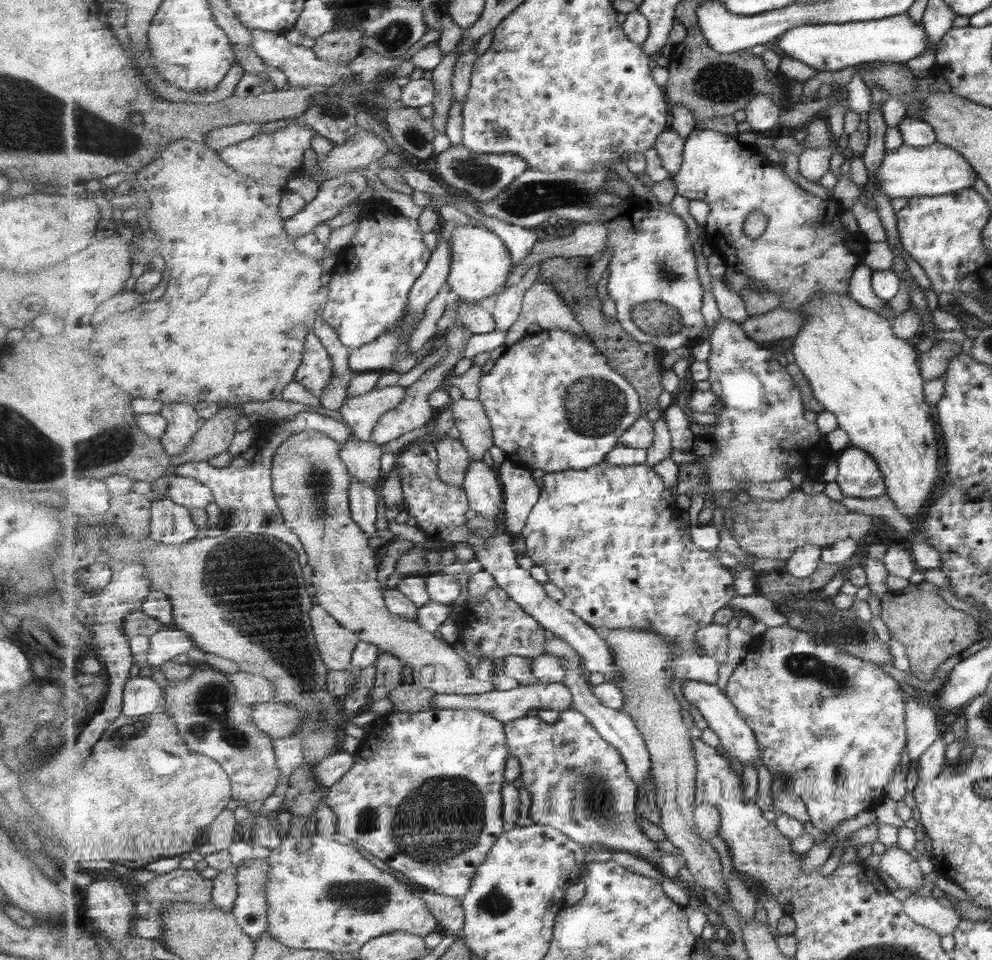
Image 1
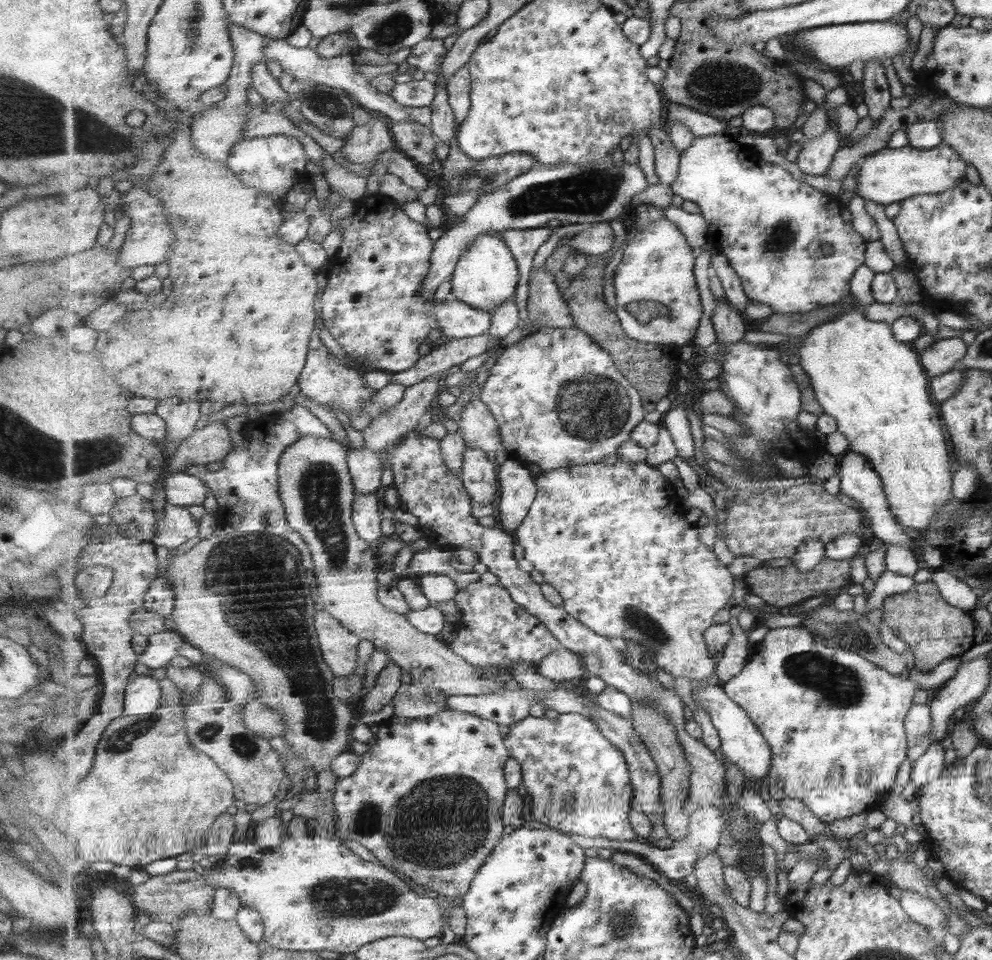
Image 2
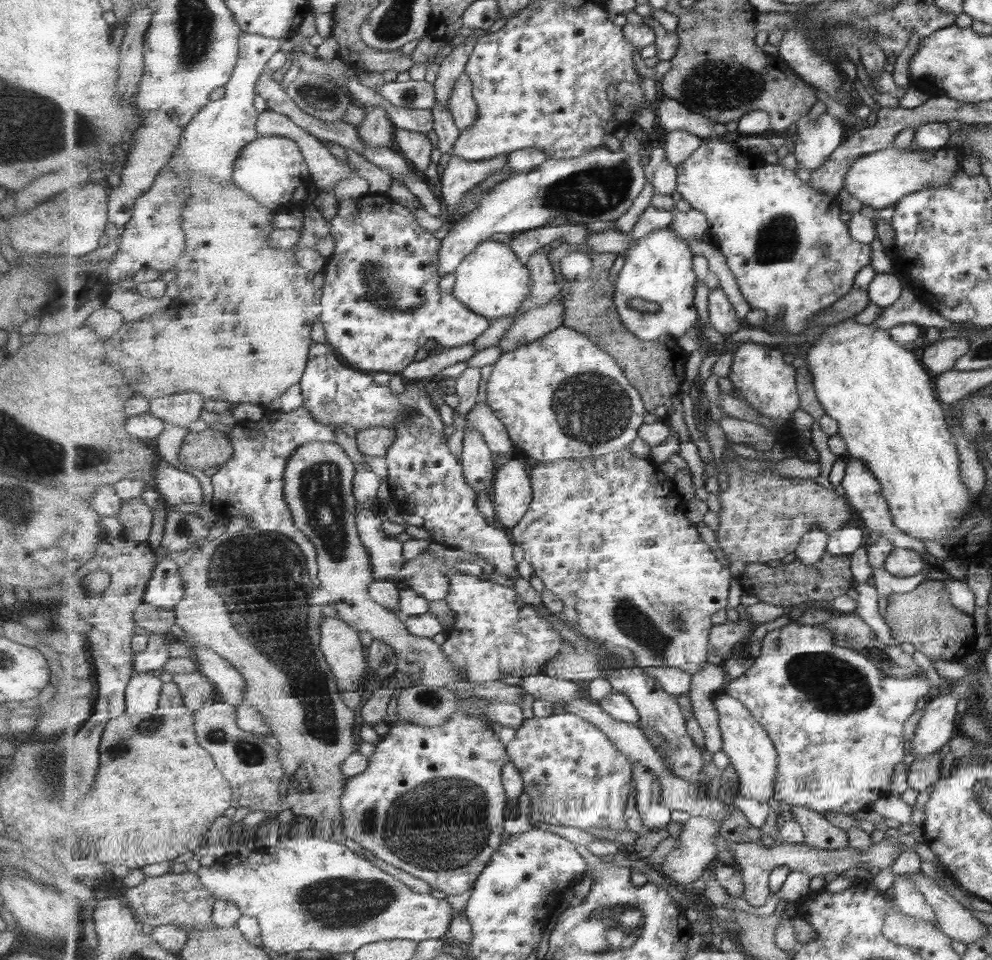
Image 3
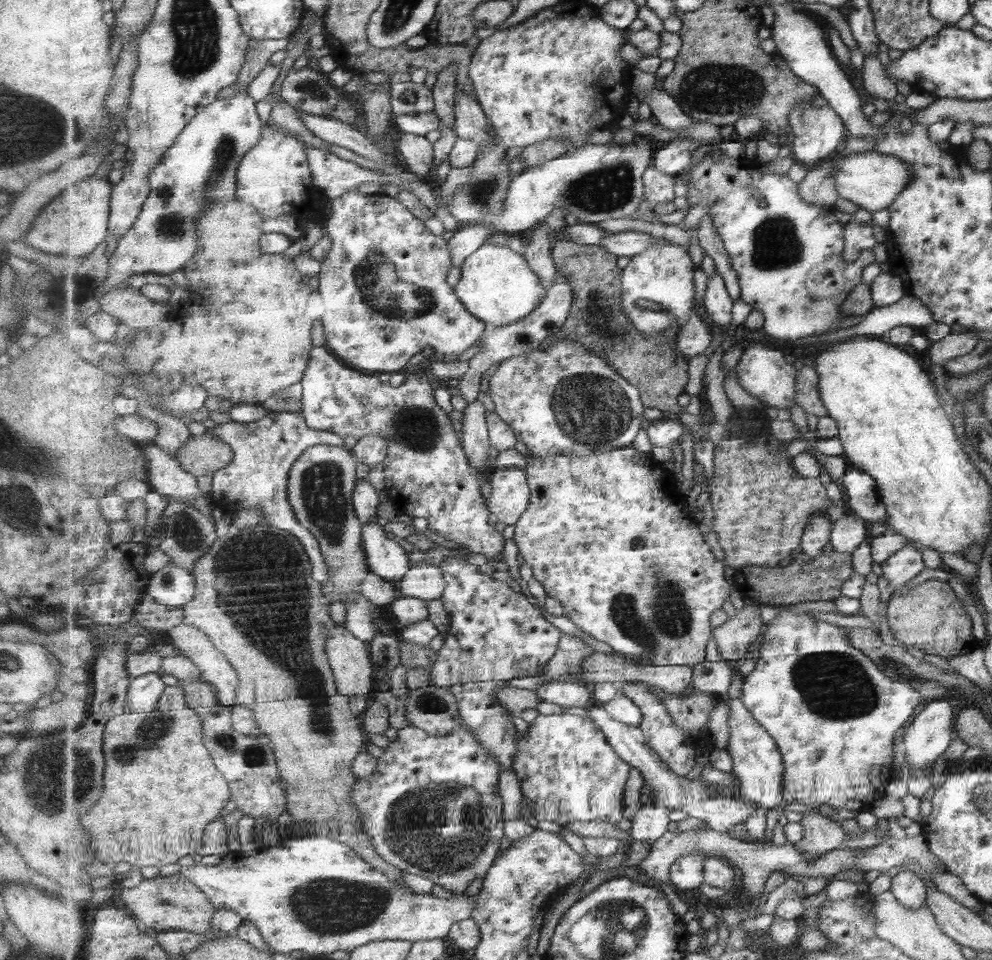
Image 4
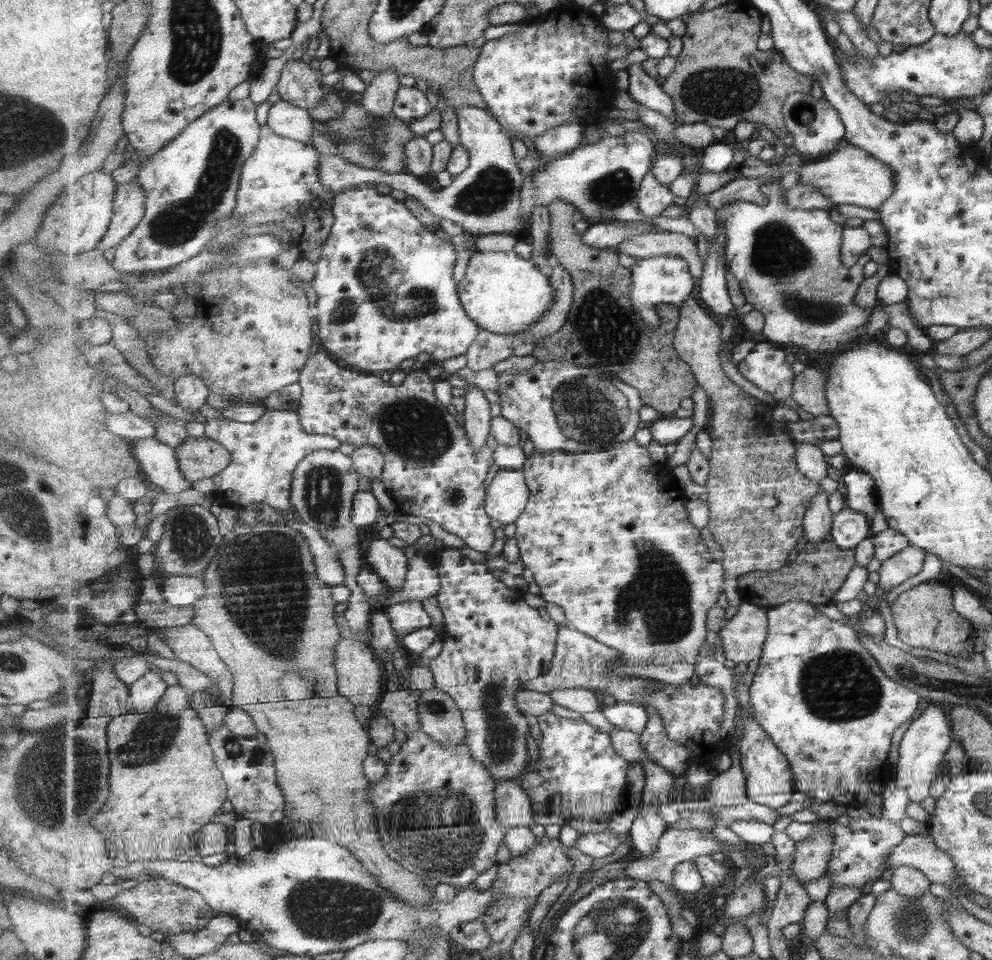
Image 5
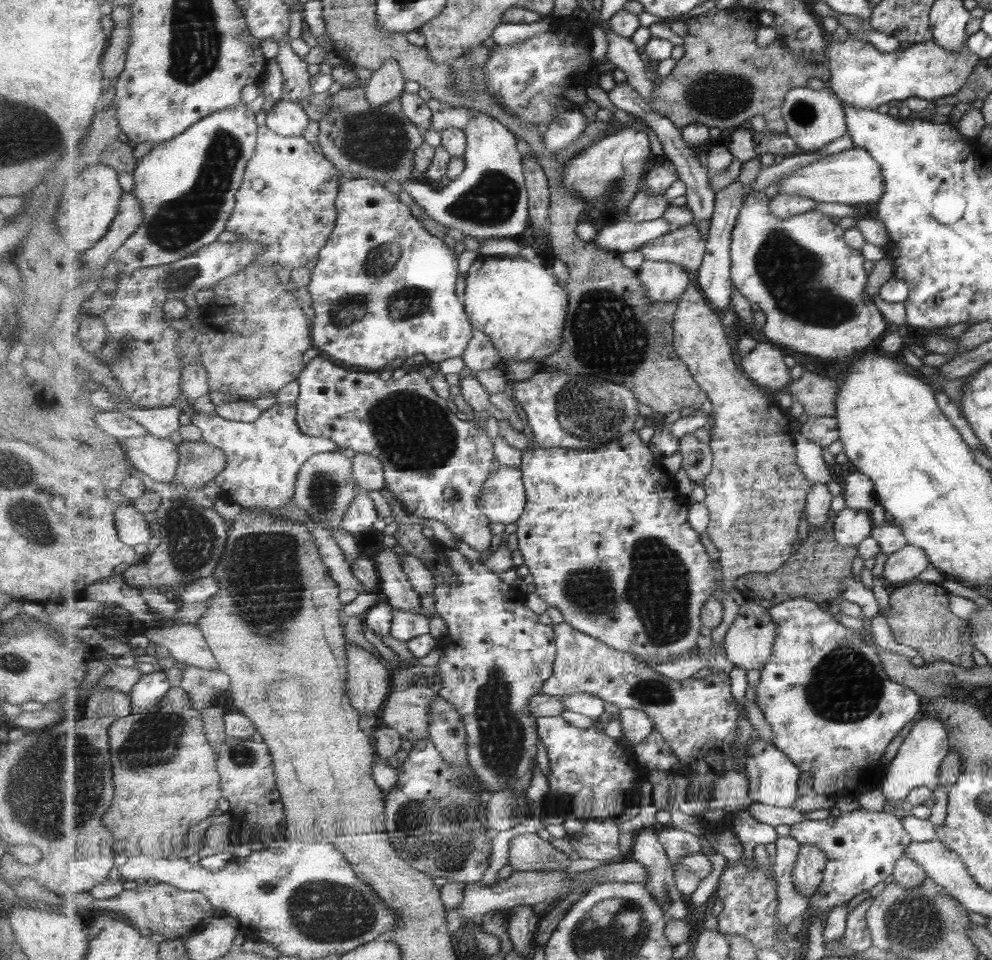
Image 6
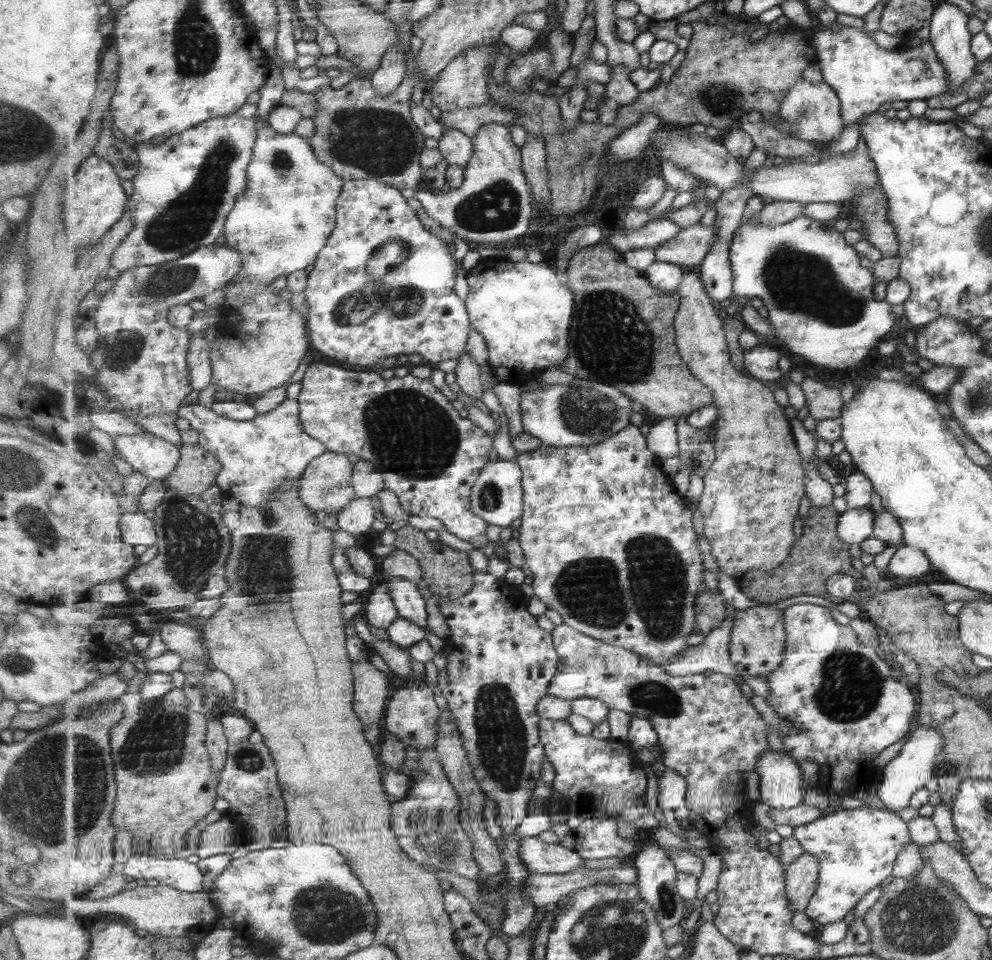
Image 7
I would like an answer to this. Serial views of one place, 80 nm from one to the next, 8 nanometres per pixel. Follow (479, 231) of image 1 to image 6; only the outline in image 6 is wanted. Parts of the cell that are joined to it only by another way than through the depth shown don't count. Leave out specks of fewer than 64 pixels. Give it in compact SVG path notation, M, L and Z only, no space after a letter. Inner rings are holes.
M478 255L465 276L464 303L476 330L489 335L500 350L500 363L526 360L543 365L545 357L552 355L562 341L562 332L569 304L567 289L542 262L529 261L520 256Z

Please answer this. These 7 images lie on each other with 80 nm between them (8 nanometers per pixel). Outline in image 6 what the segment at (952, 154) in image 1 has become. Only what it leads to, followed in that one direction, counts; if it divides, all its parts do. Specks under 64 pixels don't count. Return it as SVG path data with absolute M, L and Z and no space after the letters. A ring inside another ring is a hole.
M853 146L838 153L827 155L813 164L793 170L785 178L778 180L775 185L780 185L779 192L791 193L812 198L817 202L835 202L837 204L875 204L884 194L884 179L881 176L879 165L872 159L871 153L861 146Z

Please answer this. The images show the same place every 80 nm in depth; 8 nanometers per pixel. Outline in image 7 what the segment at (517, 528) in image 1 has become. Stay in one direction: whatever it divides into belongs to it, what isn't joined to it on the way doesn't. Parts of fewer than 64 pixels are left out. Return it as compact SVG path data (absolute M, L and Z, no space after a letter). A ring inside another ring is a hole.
M498 459L489 463L481 475L471 495L471 508L477 516L483 517L489 524L509 527L517 518L522 518L525 511L523 472L517 461Z

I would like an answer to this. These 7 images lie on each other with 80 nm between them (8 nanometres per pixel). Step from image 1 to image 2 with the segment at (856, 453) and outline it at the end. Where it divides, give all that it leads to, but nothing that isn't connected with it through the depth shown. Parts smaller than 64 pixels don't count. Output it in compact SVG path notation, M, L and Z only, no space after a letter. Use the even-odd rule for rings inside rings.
M849 451L840 462L840 489L847 496L859 504L863 514L869 518L869 526L872 530L873 537L882 540L886 545L904 546L907 548L915 548L916 541L903 534L901 526L896 523L896 518L889 511L881 481L879 476L873 472L873 468L869 464L869 460L861 454Z

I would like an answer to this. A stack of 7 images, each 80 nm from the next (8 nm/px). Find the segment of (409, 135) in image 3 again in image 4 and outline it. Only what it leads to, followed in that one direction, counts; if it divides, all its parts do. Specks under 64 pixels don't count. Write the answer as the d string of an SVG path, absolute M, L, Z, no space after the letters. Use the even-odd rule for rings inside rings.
M400 133L397 145L409 170L421 177L433 170L436 164L434 143L429 142L425 136Z

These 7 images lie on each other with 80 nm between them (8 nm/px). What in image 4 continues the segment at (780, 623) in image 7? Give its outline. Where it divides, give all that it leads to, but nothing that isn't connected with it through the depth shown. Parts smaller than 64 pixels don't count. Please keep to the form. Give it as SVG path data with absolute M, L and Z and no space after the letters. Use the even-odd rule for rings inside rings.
M758 604L746 606L743 610L736 609L735 617L714 628L714 640L721 660L740 663L747 656L749 644L757 638L763 624Z

